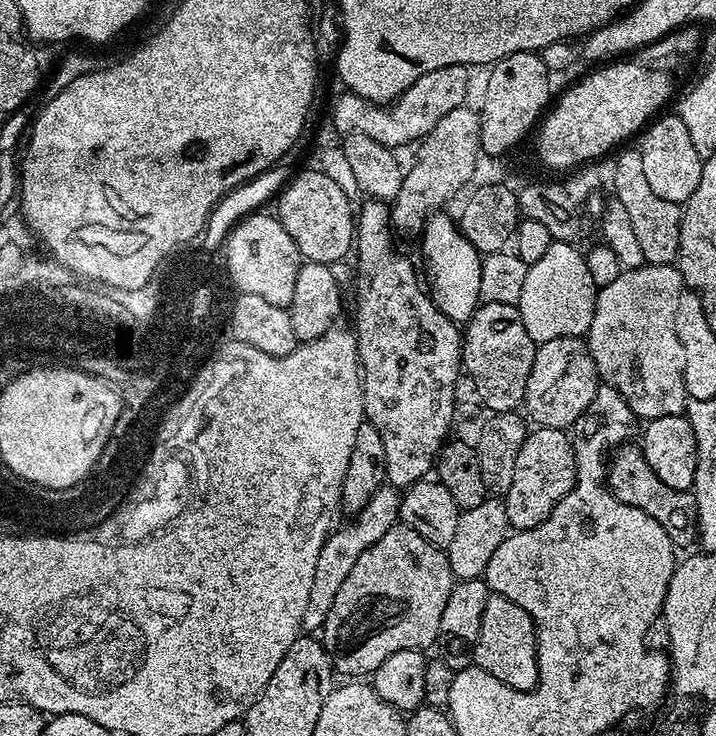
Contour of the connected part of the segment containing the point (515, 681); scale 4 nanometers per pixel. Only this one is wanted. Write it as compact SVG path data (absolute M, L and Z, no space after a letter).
M489 593L482 616L482 627L476 643L473 663L475 667L486 670L511 689L532 691L539 680L537 670L536 624L528 611L504 595Z

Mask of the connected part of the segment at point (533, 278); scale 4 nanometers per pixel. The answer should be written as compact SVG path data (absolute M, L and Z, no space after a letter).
M553 241L542 258L529 265L517 305L531 340L541 344L555 338L583 337L593 321L597 291L583 251L573 244Z

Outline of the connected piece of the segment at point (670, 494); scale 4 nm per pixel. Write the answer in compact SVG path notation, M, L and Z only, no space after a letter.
M632 443L621 444L610 457L606 481L609 490L614 494L614 498L618 498L618 502L626 502L626 506L634 506L650 514L650 518L654 518L654 522L658 522L658 526L666 530L677 549L688 550L684 548L690 547L691 544L693 547L698 540L696 495L691 490L683 492L674 490L674 486L666 486L666 482L662 482L662 478L658 478L658 474L650 470L650 462L644 460L643 447L639 443Z

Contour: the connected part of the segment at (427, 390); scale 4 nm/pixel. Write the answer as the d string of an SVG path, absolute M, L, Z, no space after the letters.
M365 199L365 204L358 208L358 215L354 220L354 257L356 264L360 267L360 276L364 281L360 284L360 297L356 300L356 349L360 359L360 381L362 382L362 394L364 395L364 419L367 423L378 430L382 437L382 446L386 450L386 466L384 474L387 483L397 490L403 490L418 481L425 479L433 471L436 457L440 455L441 448L449 439L448 431L452 428L452 415L456 412L456 379L462 376L462 332L461 329L438 306L434 306L431 295L426 291L421 277L418 275L418 268L411 264L404 256L396 256L396 252L388 243L394 240L394 232L390 227L392 214L389 205L378 199Z

